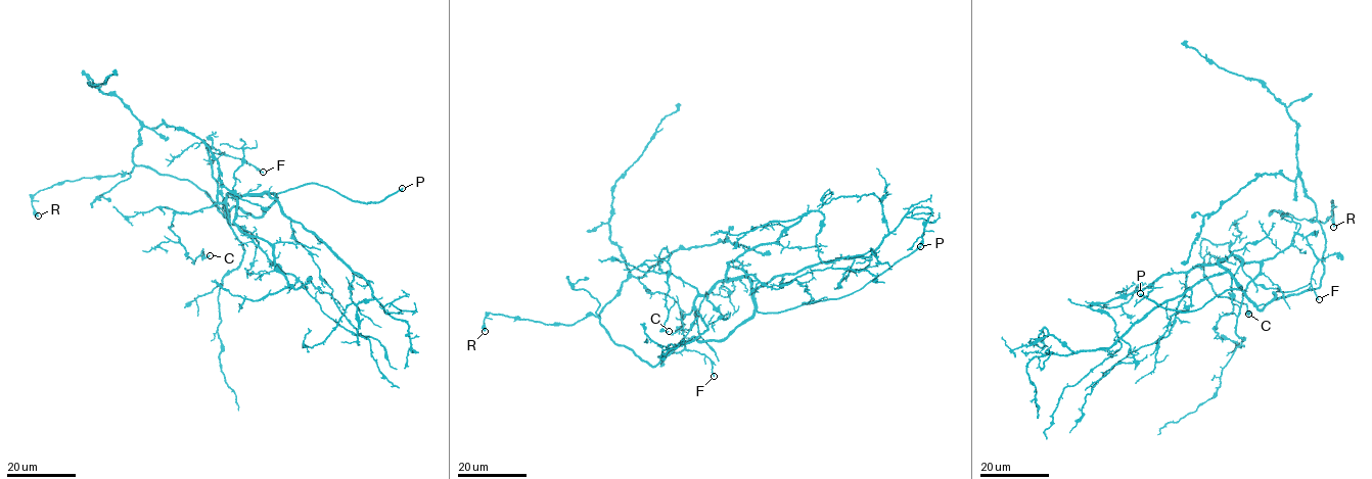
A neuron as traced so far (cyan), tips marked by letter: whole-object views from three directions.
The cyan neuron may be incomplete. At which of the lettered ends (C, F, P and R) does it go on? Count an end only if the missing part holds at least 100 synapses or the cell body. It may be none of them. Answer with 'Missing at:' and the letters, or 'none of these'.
Missing at: P

